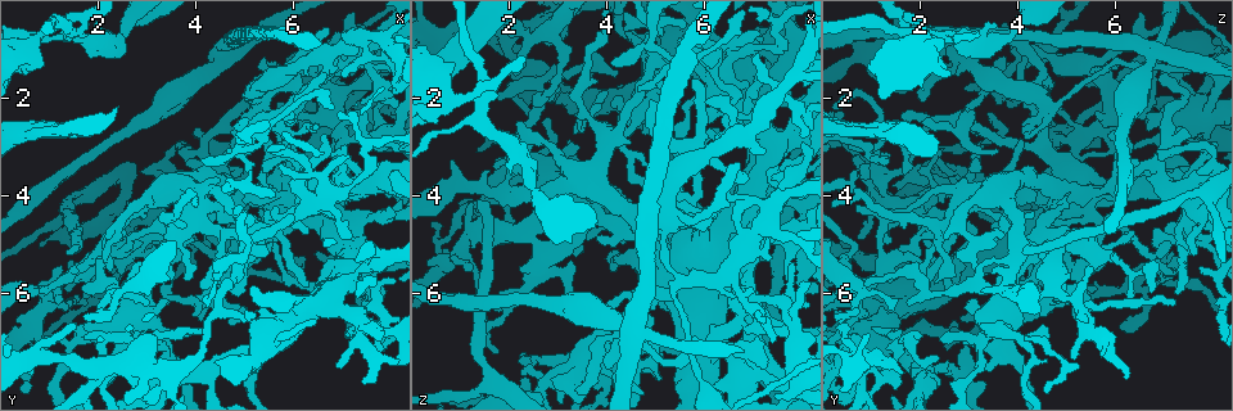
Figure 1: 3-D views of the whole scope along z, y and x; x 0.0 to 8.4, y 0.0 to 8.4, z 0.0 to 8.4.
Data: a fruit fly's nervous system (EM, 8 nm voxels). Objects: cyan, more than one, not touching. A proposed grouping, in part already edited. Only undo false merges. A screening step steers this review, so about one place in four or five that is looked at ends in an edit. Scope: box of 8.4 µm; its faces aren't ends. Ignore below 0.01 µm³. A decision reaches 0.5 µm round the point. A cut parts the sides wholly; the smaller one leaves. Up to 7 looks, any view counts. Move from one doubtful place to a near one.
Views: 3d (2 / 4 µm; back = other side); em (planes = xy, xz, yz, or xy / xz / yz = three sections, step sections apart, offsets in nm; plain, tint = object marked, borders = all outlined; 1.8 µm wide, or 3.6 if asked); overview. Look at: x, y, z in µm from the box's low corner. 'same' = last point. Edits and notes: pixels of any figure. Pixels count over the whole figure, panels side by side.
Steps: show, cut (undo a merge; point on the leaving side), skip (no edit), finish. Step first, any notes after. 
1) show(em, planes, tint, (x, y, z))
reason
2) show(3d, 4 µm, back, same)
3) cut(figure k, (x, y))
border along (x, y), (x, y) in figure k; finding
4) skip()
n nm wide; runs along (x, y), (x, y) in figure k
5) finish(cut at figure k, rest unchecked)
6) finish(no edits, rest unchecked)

show(em, 3.6 µm, planes, tint, (6.80, 2.55, 7.45))
abrupt turn

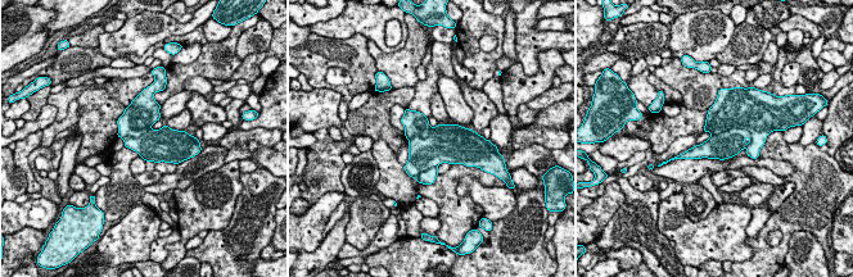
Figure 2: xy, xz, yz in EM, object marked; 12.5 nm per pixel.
cut(figure 2, (727, 144))
border along (712, 135), (744, 127), (752, 141) in figure 2; a second neuron is stuck on

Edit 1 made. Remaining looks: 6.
show(em, planes, plain, (4.20, 3.10, 6.95))
branch point

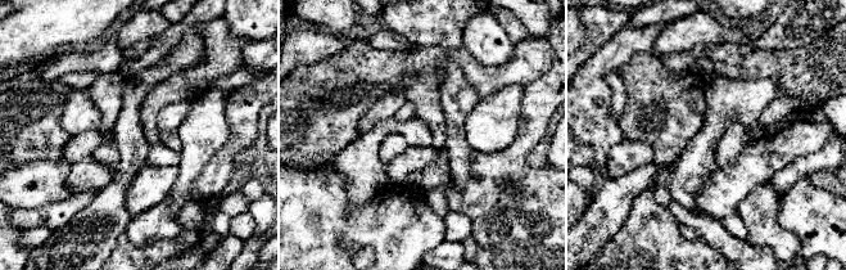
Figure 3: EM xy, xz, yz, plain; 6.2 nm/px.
show(em, planes, tint, same)
where the object lies

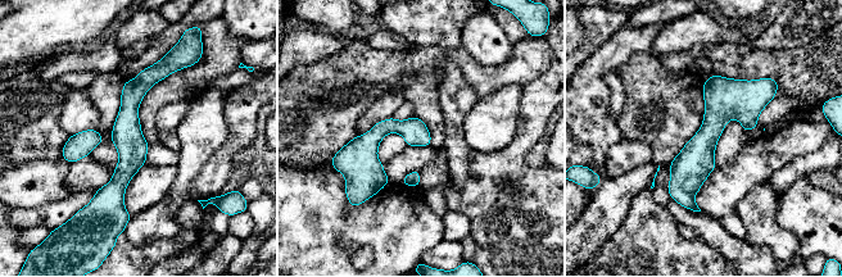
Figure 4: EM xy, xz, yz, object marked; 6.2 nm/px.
skip()
runs along (163, 63), (131, 95), (120, 209) in figure 4; all the same neuron

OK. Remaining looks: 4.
show(3d, 2 µm, (1.45, 0.65, 1.90))
abrupt turn

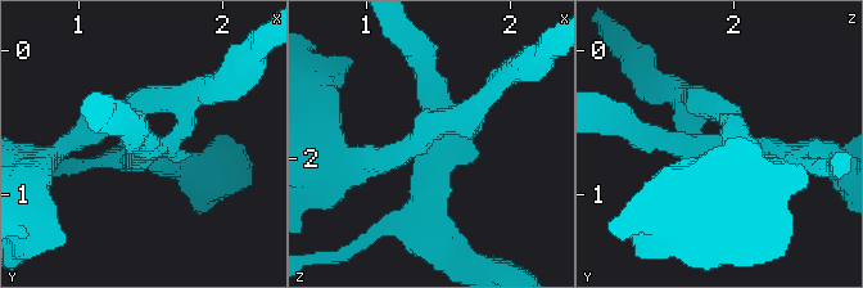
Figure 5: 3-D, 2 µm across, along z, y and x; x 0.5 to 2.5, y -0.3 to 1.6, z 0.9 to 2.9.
show(em, planes, plain, (1.44, 0.66, 1.88))
shape alone is not enough

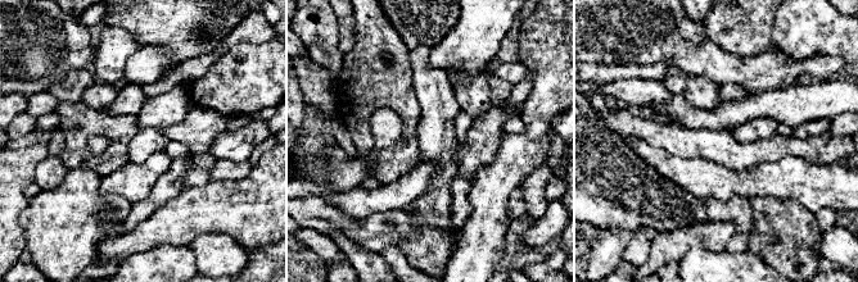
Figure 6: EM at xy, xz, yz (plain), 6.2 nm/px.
show(em, planes, tint, same)

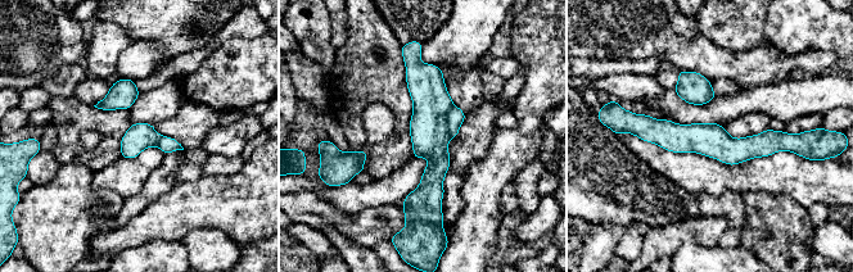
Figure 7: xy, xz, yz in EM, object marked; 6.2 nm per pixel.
cut(figure 7, (428, 126))
two neurons meet here

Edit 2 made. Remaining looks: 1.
finish(cut at figure 2, cut at figure 7, rest unchecked)

